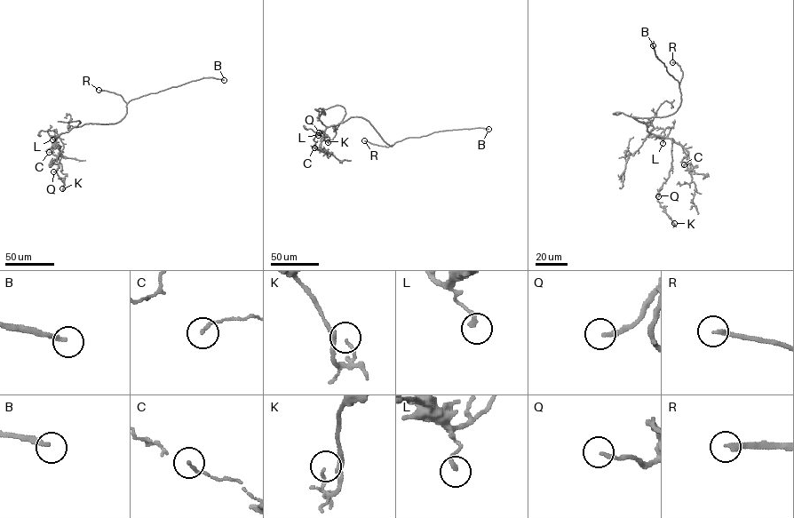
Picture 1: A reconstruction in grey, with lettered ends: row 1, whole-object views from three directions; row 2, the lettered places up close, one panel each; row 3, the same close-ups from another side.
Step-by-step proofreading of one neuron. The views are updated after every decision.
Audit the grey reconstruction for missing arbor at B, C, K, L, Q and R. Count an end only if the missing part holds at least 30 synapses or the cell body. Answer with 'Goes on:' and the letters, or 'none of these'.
Goes on: B, Q, R

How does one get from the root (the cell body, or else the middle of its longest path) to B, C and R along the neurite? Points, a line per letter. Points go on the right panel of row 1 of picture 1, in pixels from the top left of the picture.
B: (656, 117), (673, 114), (681, 99), (679, 83), (655, 56), (653, 41), (650, 41), (653, 45)
C: (656, 117), (632, 116), (643, 122), (648, 131), (678, 143), (686, 155), (687, 163), (684, 164)
R: (656, 117), (673, 114), (680, 103), (679, 84), (682, 72), (677, 63), (672, 62)

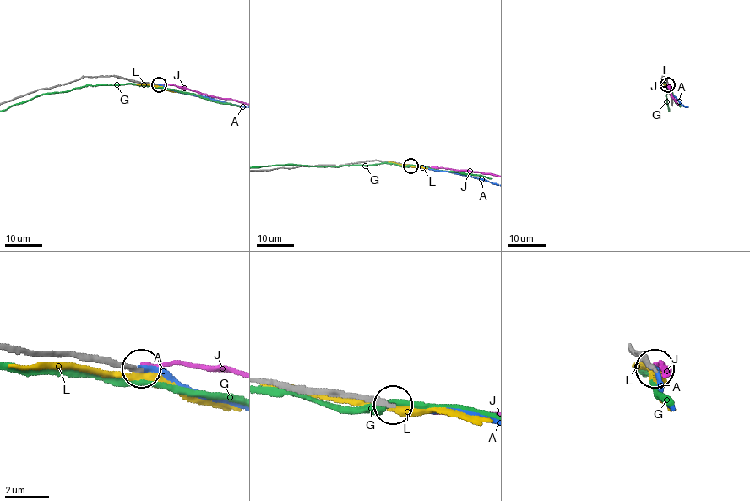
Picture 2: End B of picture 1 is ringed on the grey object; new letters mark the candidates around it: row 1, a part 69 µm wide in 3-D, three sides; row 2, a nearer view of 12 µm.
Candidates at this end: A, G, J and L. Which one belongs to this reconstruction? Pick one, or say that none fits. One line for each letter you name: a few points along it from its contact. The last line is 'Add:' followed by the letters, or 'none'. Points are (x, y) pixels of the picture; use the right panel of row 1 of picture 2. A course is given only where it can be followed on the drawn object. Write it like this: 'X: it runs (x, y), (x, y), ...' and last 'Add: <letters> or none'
A: it runs (666, 84), (702, 117), (725, 112), (733, 99), (672, 93), (636, 130), (649, 83), (631, 33)
Add: A

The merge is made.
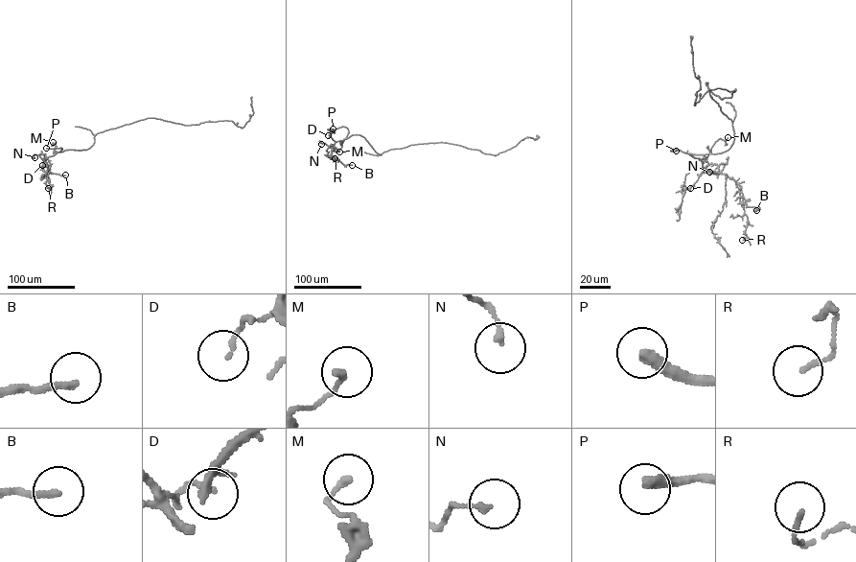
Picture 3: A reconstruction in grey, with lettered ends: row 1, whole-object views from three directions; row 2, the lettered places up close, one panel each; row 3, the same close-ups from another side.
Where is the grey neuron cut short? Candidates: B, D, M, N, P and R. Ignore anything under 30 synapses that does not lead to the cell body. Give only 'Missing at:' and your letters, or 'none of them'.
Missing at: P

